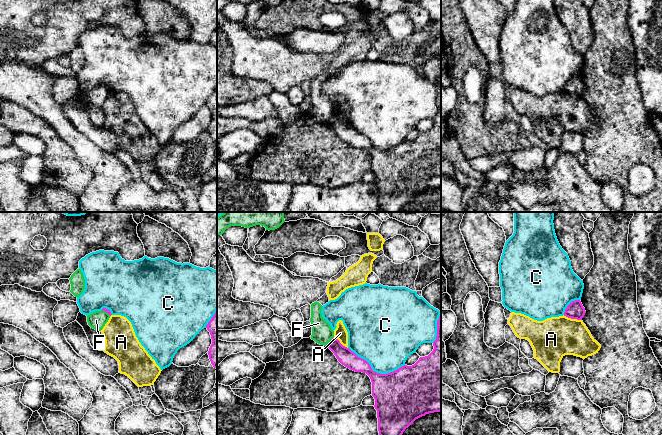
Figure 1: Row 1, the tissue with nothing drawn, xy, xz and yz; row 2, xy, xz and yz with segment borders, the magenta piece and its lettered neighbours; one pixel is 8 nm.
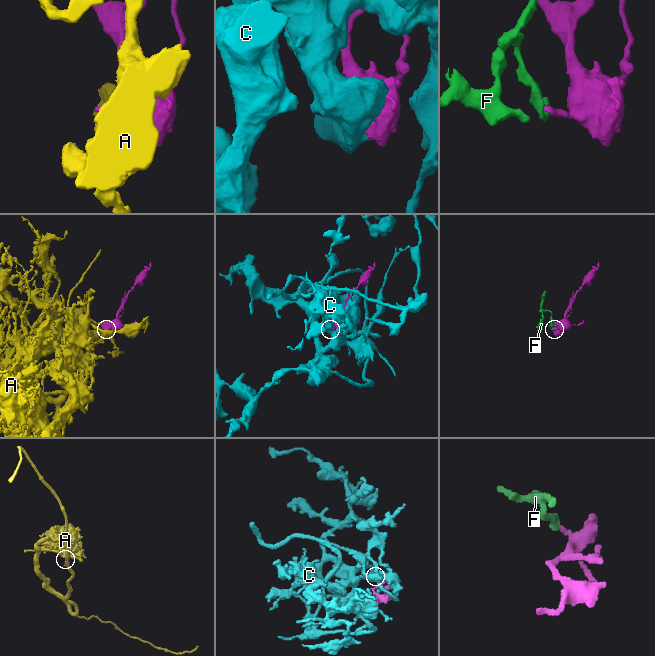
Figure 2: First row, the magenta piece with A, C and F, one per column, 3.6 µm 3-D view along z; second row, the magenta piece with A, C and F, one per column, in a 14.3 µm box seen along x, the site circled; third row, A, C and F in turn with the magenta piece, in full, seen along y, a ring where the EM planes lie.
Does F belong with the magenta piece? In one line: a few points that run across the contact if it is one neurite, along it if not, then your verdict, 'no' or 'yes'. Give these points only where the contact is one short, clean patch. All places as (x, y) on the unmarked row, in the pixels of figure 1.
xz (333, 112), (325, 121) | no

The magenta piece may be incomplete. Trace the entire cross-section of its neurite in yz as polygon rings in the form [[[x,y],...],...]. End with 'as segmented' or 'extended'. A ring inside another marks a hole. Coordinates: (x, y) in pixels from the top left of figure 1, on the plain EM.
[[[580,76],[572,77],[567,84],[565,85],[564,92],[571,94],[571,95],[577,95],[582,96],[584,93],[586,87],[583,83]]] | as segmented

